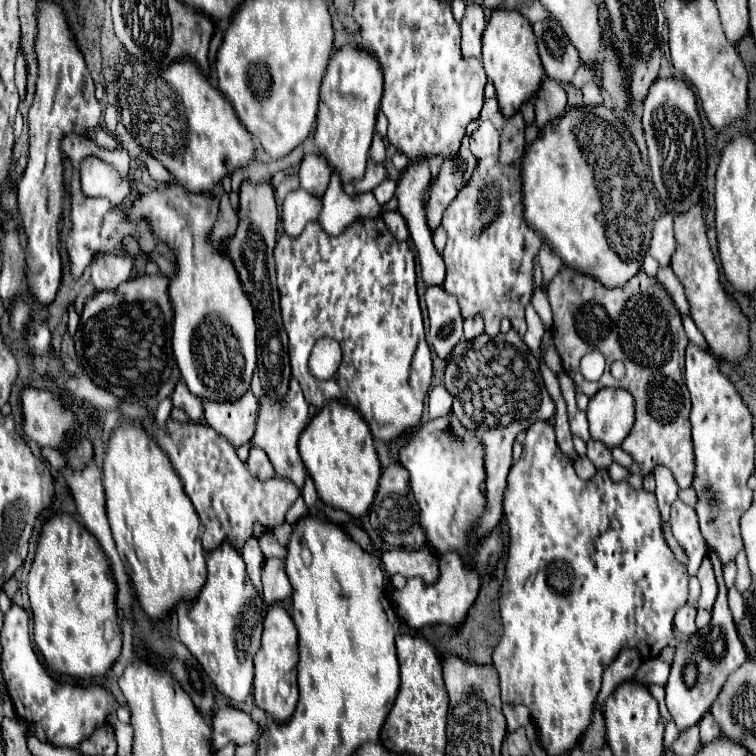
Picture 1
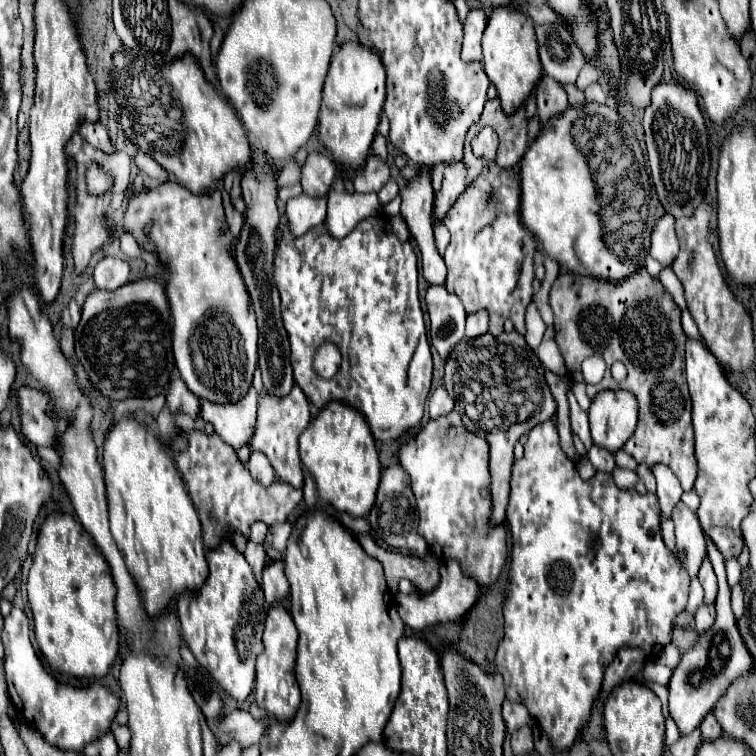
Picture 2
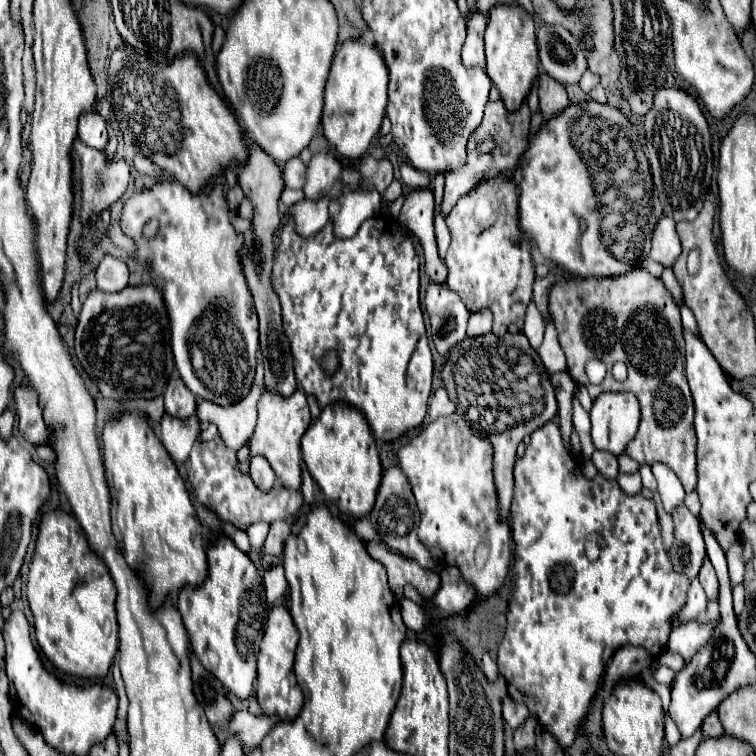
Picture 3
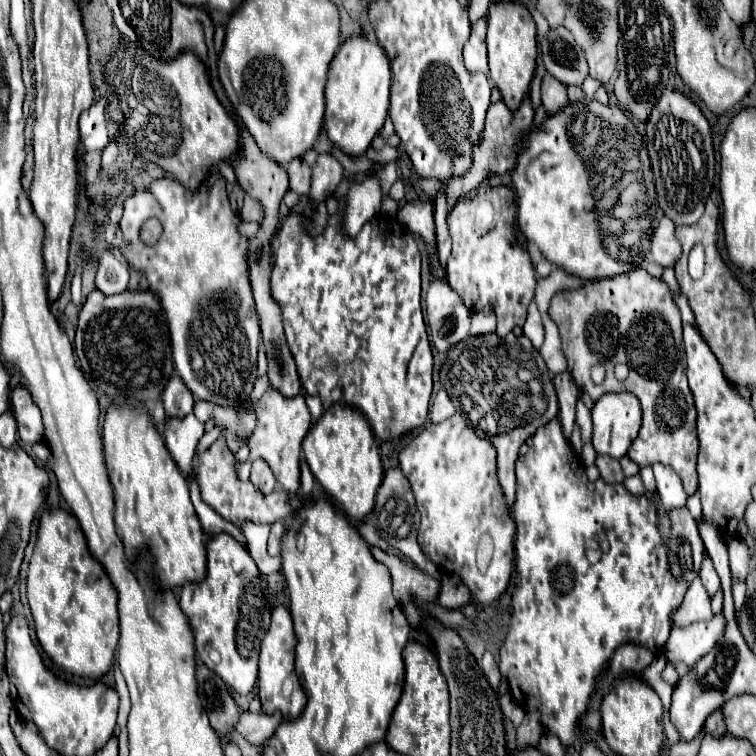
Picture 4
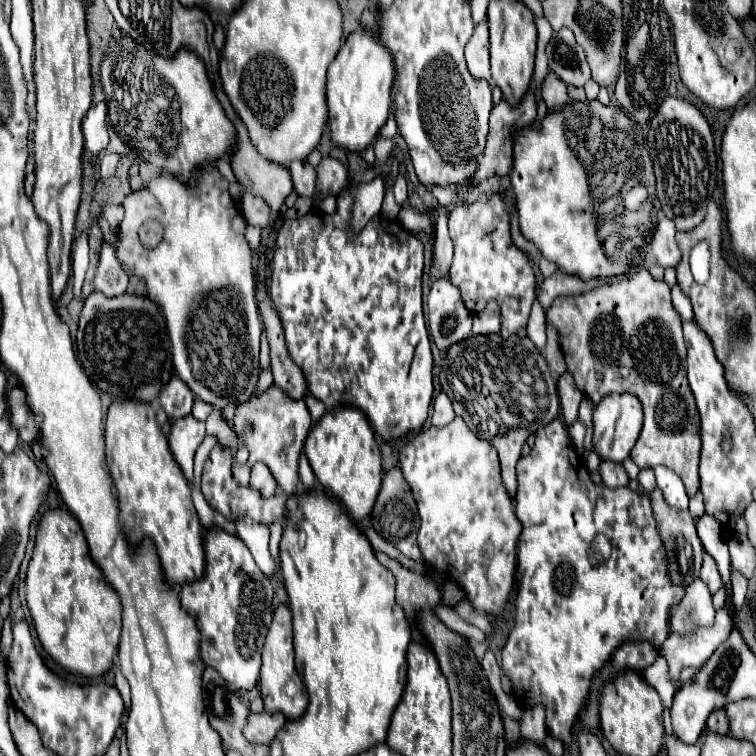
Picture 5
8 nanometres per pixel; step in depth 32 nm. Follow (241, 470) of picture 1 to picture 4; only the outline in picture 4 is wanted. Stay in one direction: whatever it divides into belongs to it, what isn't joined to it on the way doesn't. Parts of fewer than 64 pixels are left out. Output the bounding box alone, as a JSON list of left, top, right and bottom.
[194,438,300,526]

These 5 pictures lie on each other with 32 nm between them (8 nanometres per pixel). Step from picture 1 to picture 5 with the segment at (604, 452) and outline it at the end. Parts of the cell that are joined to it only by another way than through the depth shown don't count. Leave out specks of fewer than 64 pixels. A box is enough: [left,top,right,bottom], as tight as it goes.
[600,460,630,488]

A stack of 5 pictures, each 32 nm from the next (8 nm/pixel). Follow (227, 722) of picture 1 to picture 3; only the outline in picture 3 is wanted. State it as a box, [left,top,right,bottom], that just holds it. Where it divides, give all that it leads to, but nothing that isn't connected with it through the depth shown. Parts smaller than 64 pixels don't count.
[226,710,278,746]

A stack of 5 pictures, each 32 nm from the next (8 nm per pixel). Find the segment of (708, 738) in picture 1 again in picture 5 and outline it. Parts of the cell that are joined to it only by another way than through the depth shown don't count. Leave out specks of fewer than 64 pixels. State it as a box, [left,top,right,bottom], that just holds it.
[706,708,728,734]

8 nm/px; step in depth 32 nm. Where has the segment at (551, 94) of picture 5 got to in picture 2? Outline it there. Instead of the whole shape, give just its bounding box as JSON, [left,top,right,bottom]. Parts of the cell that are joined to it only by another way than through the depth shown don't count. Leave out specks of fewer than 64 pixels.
[536,76,568,124]

